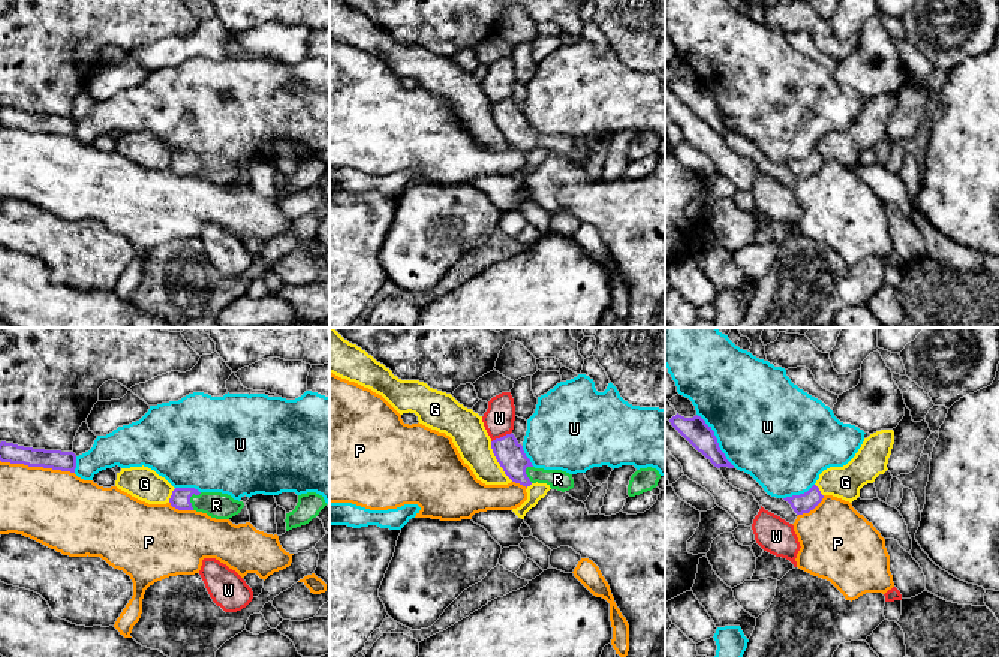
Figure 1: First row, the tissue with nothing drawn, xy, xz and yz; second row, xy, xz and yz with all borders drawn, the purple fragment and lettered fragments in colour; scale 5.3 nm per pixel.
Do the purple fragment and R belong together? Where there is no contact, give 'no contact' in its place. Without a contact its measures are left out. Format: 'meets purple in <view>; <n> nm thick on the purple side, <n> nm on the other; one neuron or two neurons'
meets purple in xy; 110 nm thick on the purple side, 140 nm on the other; one neuron

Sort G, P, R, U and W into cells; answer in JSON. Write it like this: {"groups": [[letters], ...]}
{"groups": [["G"], ["P"], ["R"], ["U"], ["W"]]}

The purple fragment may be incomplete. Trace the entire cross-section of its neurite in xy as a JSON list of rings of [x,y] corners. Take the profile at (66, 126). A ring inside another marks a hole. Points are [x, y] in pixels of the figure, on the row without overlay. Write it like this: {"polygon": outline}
{"polygon": [[[6,106],[0,108],[0,126],[70,138],[75,138],[76,133],[76,120],[73,117],[33,114]]]}

